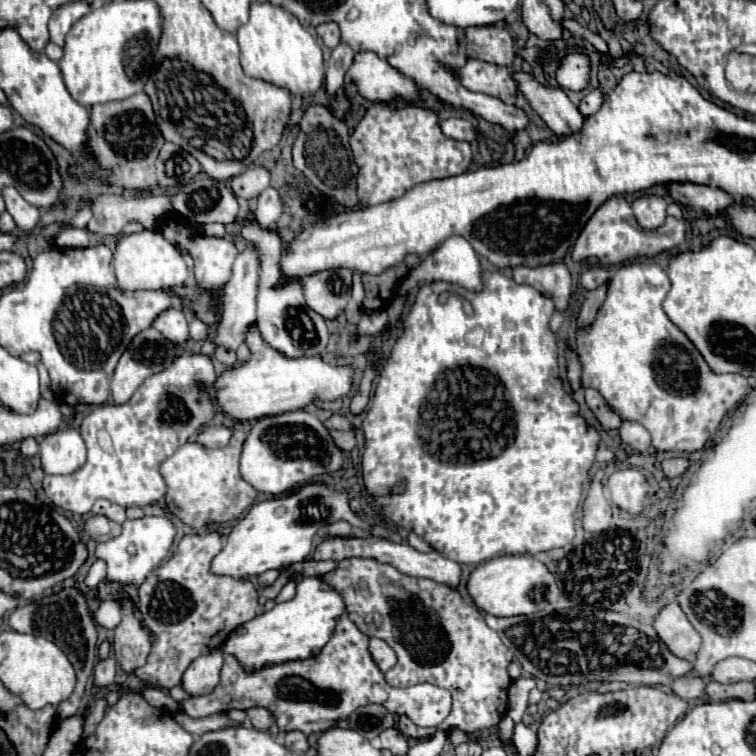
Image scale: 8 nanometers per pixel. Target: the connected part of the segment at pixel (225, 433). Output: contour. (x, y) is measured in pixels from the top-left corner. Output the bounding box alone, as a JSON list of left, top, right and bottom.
[194,425,232,447]

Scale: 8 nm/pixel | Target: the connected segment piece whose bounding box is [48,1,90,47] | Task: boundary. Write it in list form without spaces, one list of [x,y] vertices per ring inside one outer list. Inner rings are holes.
[[[74,1],[74,3],[64,3],[62,7],[58,7],[58,11],[54,11],[54,15],[50,17],[48,29],[50,29],[50,41],[56,45],[64,45],[64,37],[66,33],[72,29],[72,25],[84,17],[90,11],[90,5],[84,1]]]

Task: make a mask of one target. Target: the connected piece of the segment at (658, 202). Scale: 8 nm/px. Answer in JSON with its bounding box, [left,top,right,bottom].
[632,195,666,229]

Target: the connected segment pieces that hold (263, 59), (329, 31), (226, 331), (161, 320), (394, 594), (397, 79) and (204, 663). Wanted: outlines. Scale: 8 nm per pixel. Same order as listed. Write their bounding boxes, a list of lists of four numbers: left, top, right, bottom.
[[236,3,324,95],[316,23,340,49],[208,243,260,347],[154,309,190,345],[322,559,512,733],[346,51,420,103],[182,649,224,697]]

